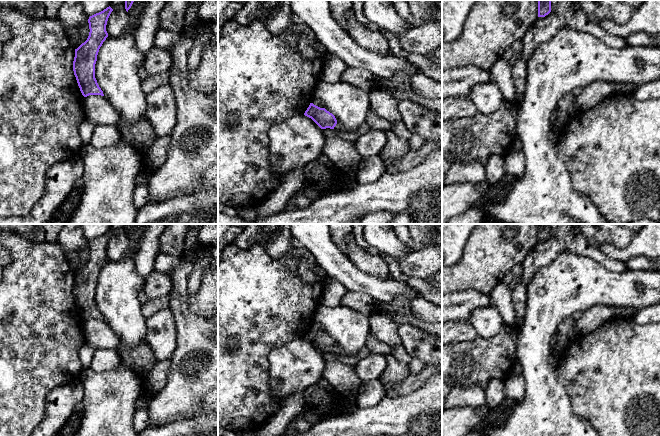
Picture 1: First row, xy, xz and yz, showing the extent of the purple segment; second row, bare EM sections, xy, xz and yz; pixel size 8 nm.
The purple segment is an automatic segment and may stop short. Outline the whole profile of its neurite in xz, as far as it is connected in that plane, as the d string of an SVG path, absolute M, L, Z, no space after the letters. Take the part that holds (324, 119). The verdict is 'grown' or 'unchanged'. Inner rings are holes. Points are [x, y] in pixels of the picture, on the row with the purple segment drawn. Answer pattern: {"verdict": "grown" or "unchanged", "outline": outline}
{"verdict": "grown", "outline": "M313 103L304 113L305 116L311 118L321 129L336 129L342 131L342 126L337 122L335 116L327 111L325 108L320 108Z"}

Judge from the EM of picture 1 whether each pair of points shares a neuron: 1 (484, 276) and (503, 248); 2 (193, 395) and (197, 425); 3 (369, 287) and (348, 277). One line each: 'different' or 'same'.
1: same
2: different
3: same

